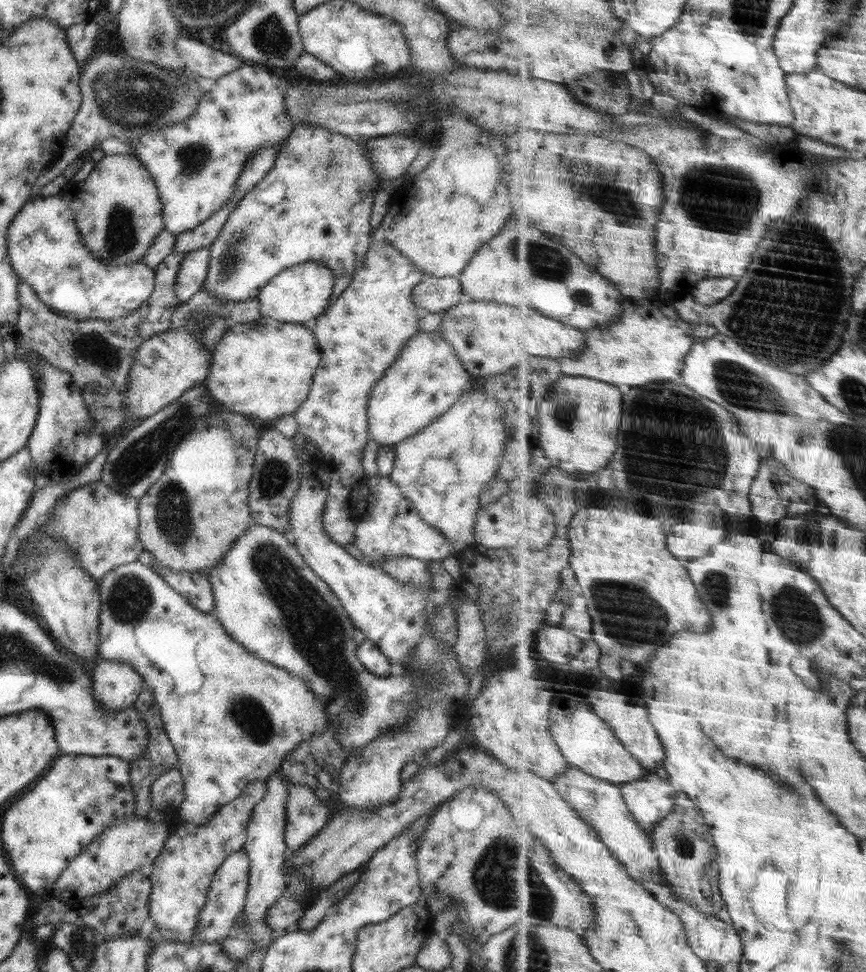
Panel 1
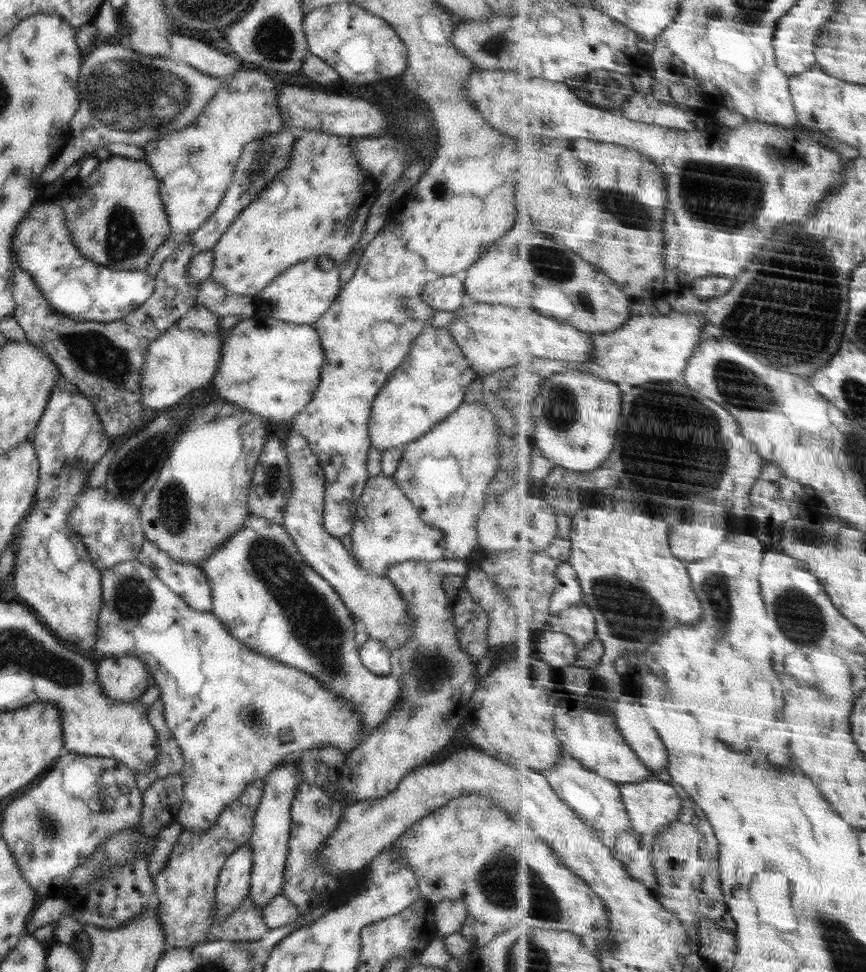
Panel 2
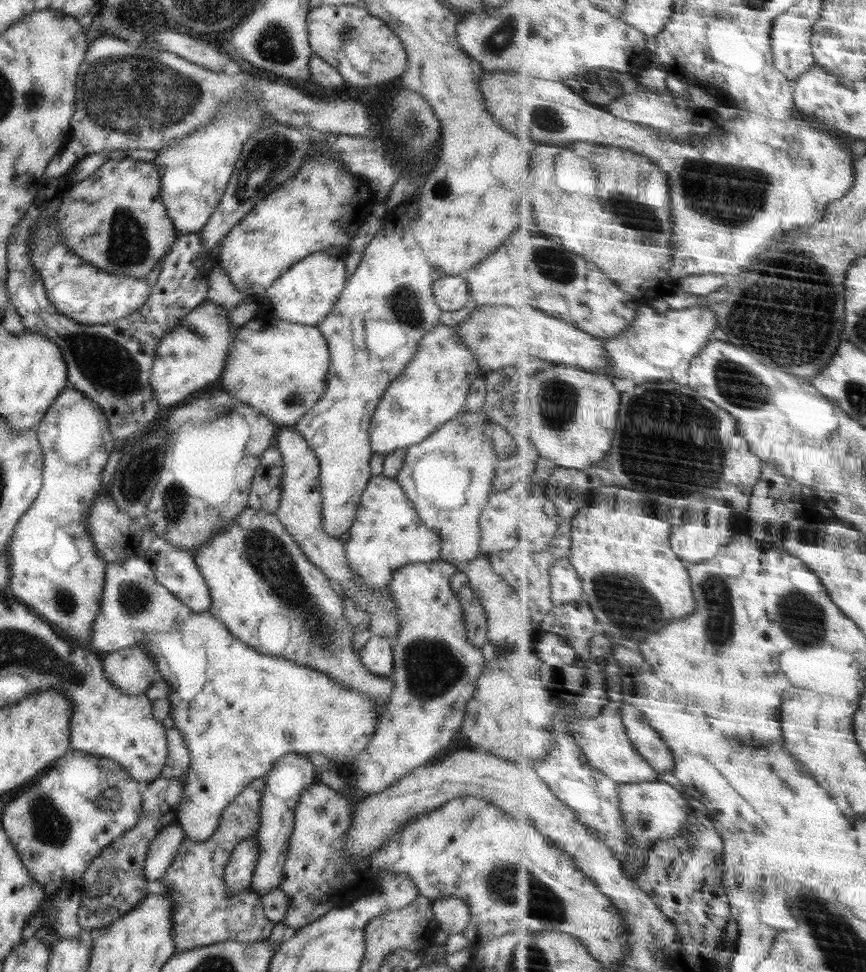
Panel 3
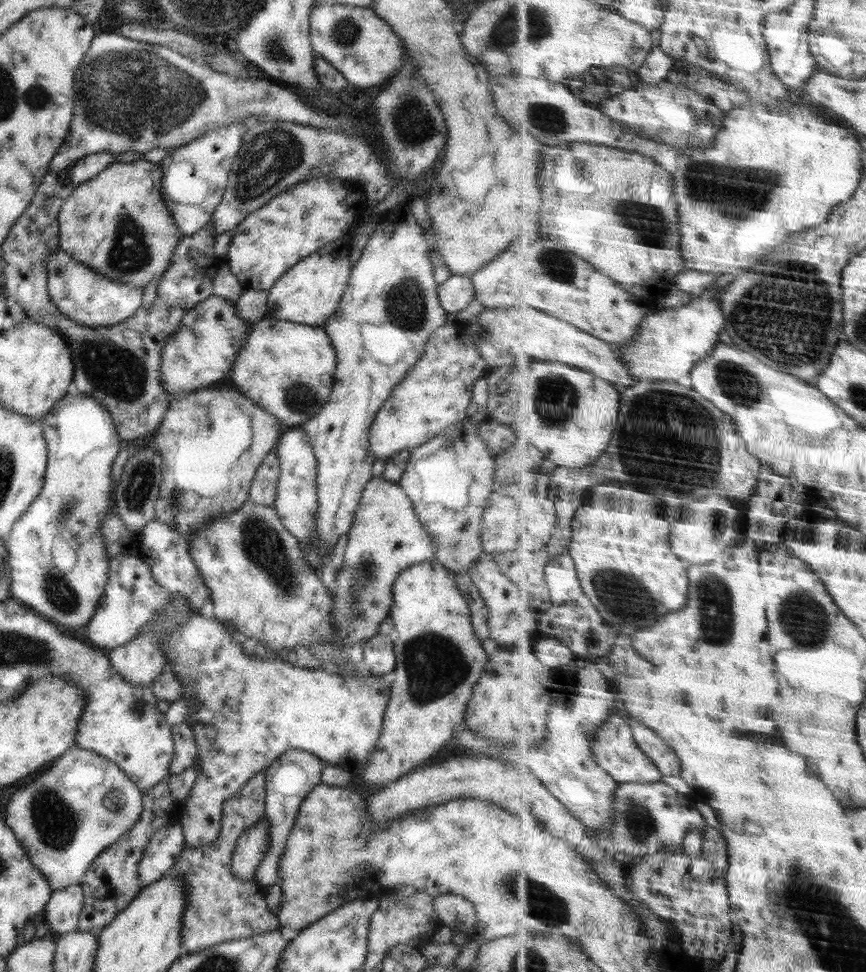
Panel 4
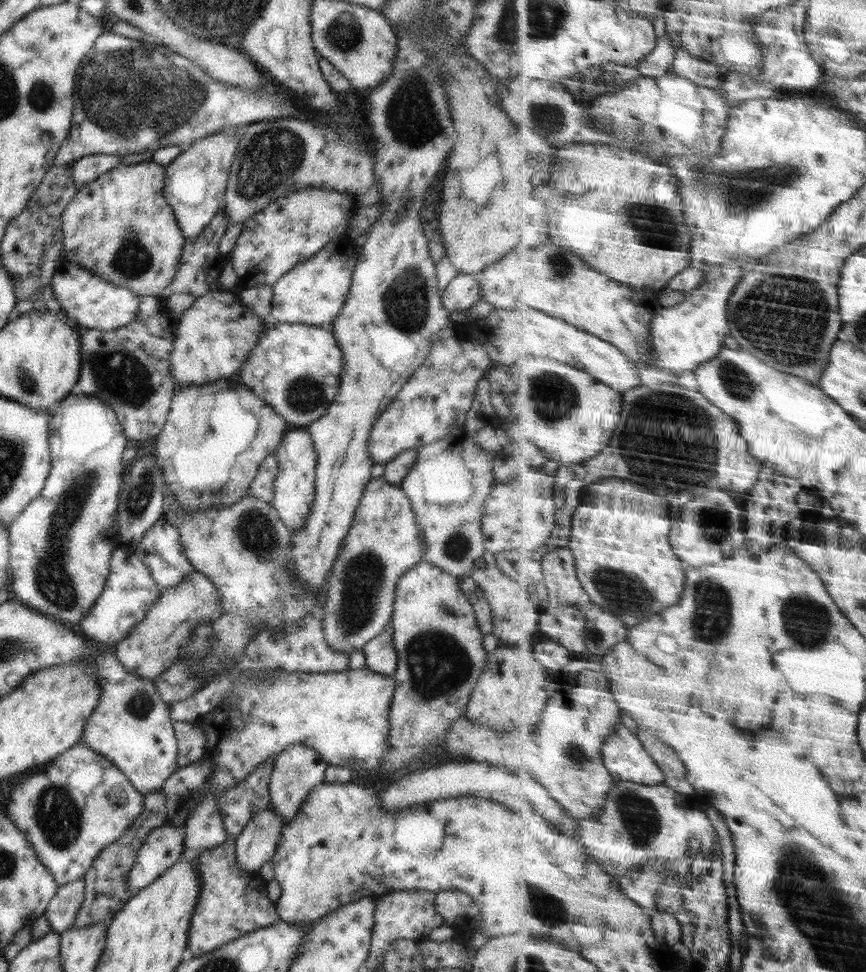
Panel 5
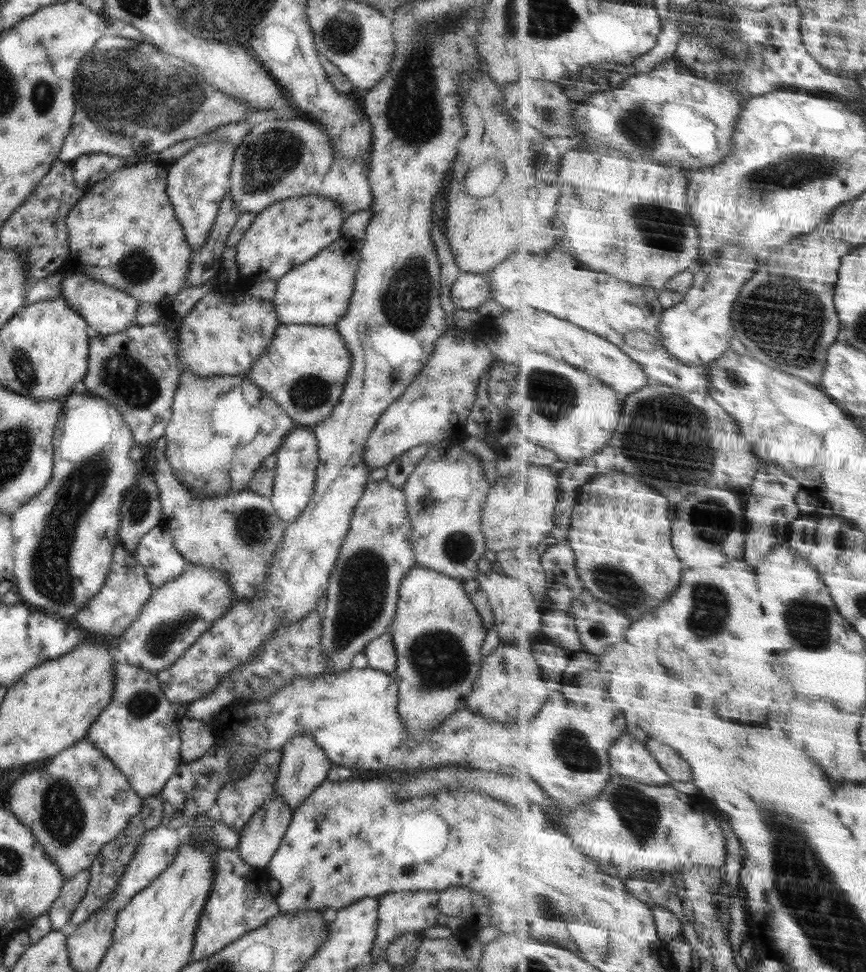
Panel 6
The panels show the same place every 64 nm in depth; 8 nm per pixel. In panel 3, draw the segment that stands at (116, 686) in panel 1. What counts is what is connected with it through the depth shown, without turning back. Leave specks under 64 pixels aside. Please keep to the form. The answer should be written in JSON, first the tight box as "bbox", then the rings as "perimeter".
{"bbox":[101,645,159,693],"perimeter":[[[132,645],[101,656],[106,677],[124,693],[144,693],[159,677],[154,656],[148,655],[142,645]]]}

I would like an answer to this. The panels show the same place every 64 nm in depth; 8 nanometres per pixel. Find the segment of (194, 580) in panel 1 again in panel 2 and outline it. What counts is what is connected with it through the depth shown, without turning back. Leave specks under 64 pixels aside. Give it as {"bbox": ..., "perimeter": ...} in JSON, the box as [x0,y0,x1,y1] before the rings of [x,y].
{"bbox":[137,539,212,612],"perimeter":[[[144,539],[137,560],[149,566],[158,578],[198,611],[210,612],[212,596],[206,575],[200,566],[177,562],[150,539]]]}

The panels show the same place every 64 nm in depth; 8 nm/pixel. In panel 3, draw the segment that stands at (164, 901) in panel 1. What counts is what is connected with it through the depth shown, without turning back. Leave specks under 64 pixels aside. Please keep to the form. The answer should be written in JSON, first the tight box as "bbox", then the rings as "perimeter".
{"bbox":[158,778,276,952],"perimeter":[[[262,778],[254,779],[242,789],[242,792],[226,805],[216,832],[210,838],[194,842],[184,836],[176,858],[158,881],[174,901],[174,945],[177,952],[210,946],[216,942],[249,942],[268,939],[276,926],[264,915],[263,899],[250,887],[244,889],[239,897],[230,893],[230,887],[224,881],[224,870],[229,855],[248,835],[254,835],[260,828],[260,808],[264,790]]]}

